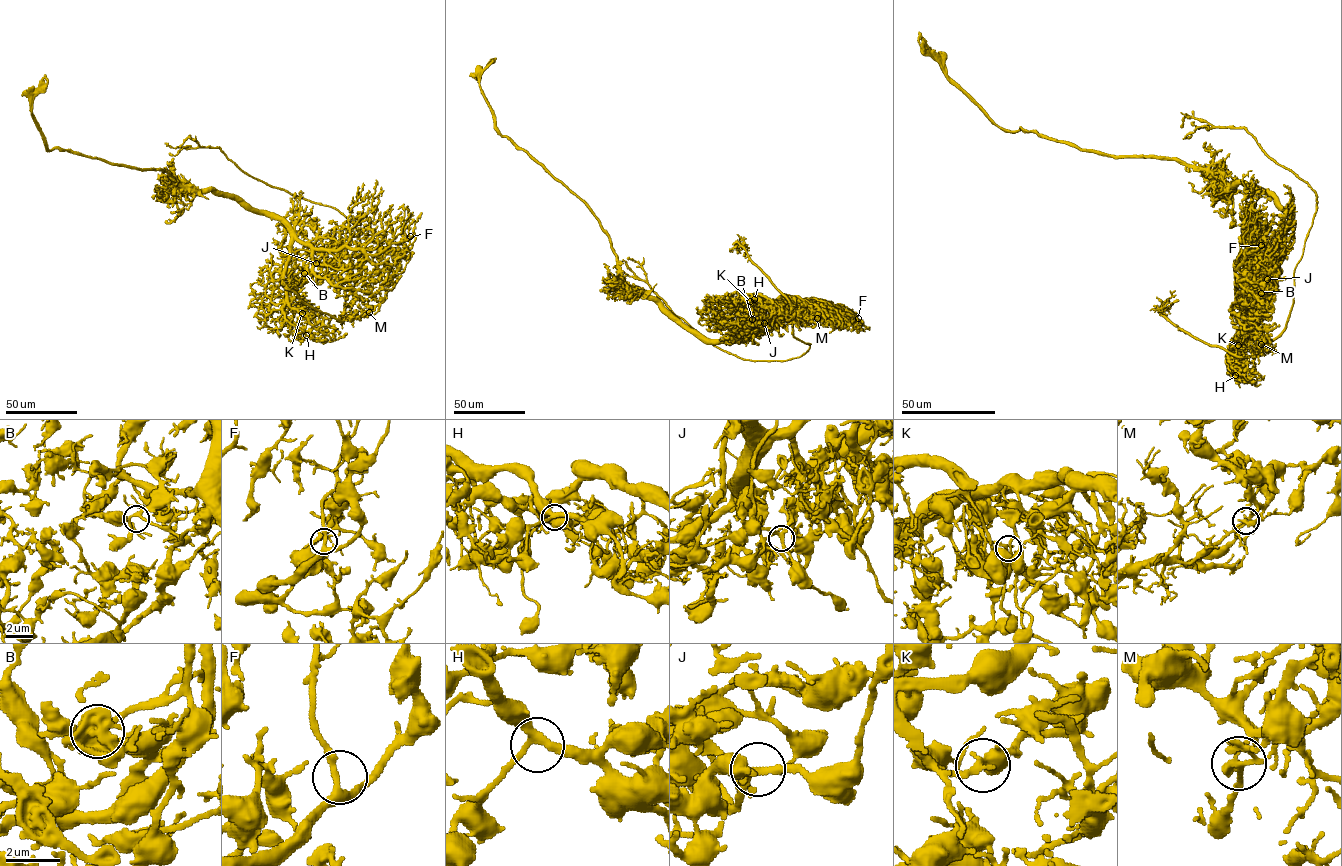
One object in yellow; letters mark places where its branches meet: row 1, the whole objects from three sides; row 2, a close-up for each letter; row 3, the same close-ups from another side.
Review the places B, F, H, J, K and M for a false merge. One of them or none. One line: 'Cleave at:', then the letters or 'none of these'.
Cleave at: M

